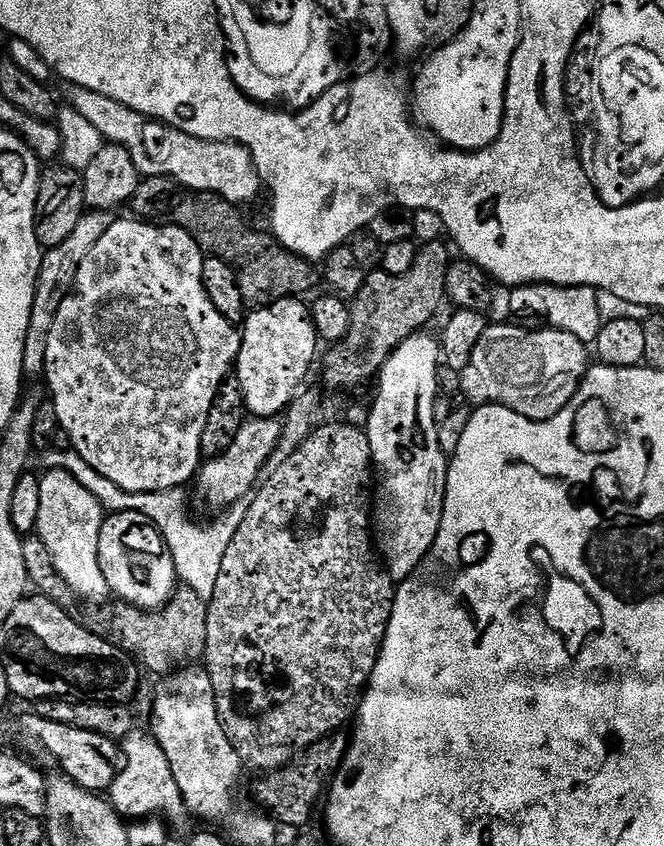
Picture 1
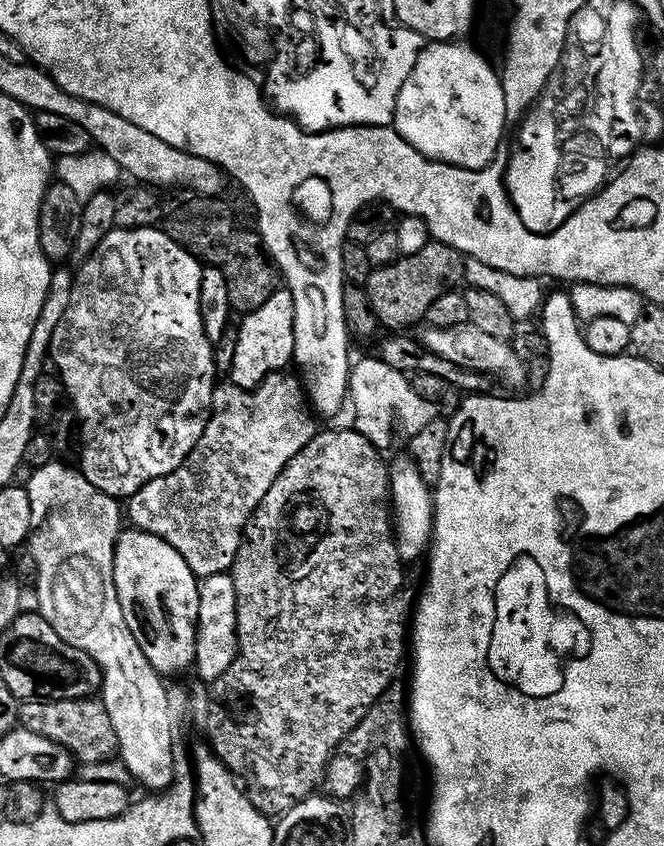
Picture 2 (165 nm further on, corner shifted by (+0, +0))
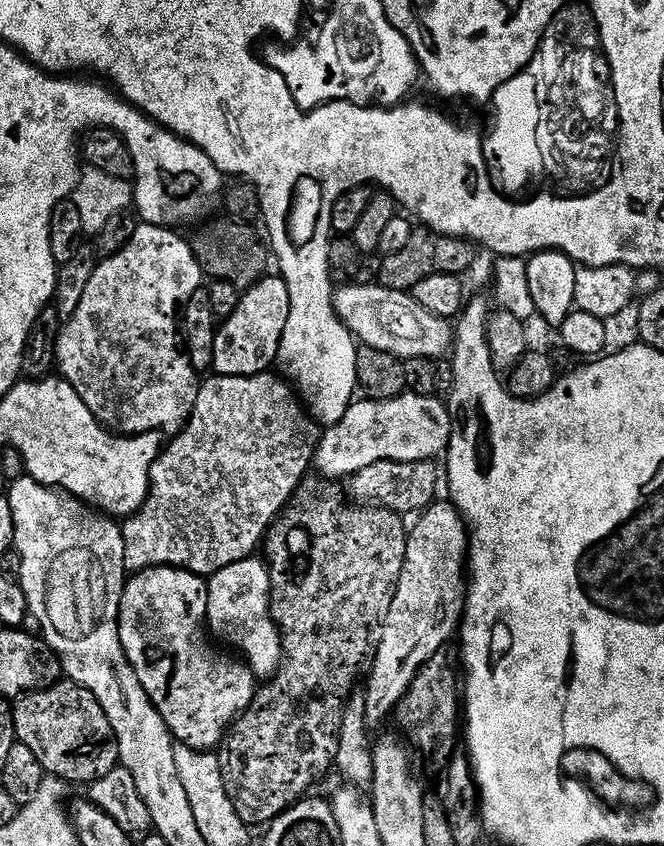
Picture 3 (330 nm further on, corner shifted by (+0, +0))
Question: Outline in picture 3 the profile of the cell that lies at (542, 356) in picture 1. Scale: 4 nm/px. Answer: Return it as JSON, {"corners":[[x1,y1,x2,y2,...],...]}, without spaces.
{"corners":[[379,282,351,283,337,287,336,314,363,347,382,350,401,358,425,356,431,360,447,357,454,348,454,328,445,317,426,310,407,292,384,288]]}

